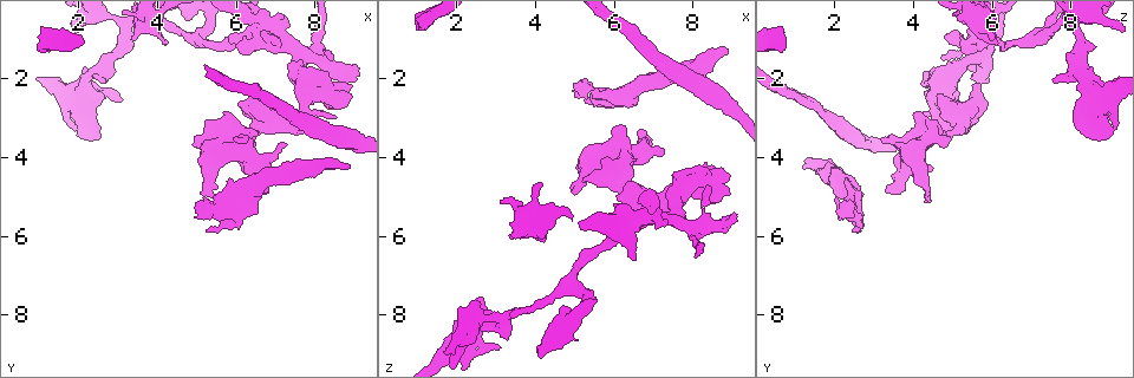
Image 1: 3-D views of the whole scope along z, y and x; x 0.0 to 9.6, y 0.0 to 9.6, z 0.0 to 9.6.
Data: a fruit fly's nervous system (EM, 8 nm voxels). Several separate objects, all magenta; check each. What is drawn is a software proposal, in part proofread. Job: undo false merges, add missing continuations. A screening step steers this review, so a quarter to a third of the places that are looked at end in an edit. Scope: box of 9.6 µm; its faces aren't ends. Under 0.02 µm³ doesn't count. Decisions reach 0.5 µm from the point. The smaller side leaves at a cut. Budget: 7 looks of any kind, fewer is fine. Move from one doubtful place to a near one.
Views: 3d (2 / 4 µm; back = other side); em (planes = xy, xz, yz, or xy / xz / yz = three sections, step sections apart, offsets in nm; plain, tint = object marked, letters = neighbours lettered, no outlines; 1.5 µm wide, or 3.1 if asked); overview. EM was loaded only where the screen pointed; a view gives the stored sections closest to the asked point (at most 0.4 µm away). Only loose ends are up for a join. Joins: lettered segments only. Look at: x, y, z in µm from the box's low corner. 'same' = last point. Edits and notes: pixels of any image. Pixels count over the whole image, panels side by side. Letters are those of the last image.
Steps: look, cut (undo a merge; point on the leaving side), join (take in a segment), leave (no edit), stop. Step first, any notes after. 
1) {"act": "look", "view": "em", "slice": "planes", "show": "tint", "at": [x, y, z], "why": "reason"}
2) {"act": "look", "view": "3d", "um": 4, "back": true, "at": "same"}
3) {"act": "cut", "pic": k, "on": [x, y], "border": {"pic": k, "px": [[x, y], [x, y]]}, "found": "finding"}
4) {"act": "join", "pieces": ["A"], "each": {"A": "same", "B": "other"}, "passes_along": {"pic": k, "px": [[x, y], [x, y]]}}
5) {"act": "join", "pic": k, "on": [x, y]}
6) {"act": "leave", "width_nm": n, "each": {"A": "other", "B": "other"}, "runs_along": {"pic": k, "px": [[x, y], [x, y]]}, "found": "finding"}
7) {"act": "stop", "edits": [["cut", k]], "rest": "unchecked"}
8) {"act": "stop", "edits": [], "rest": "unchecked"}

{"act": "look", "view": "3d", "um": 4, "back": true, "at": [8.95, 4.20, 1.30], "why": "branch stops here"}

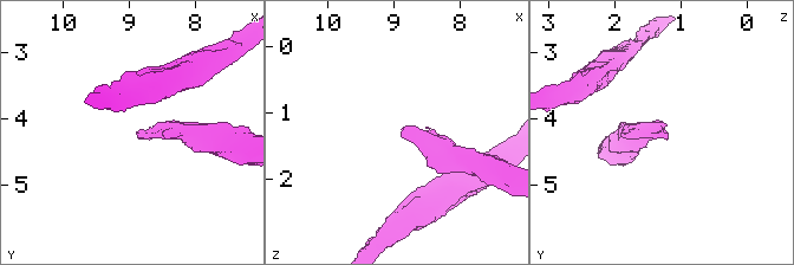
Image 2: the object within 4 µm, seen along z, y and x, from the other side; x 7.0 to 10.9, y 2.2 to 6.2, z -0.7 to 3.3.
{"act": "look", "view": "em", "slice": "xz", "step": 4, "show": "letters", "at": [8.85, 4.20, 1.25]}

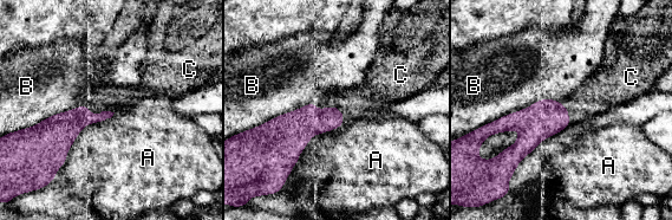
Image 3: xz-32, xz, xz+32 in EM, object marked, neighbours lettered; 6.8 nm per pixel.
{"act": "look", "view": "em", "slice": "planes", "show": "letters", "at": "same", "why": "cut it another way"}

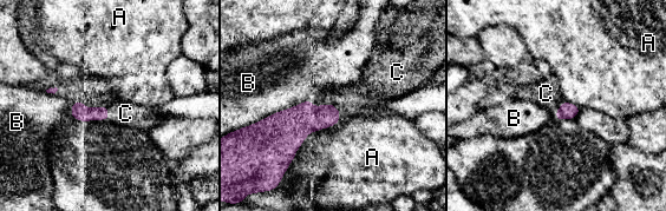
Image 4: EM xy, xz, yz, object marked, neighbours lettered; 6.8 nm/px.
{"act": "join", "pieces": ["C"], "longest_contact_nm": ["B", 440], "each": {"A": "other", "B": "other", "C": "same"}, "found": "the cell continues"}

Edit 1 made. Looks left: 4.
{"act": "look", "view": "3d", "um": 4, "at": [5.70, 2.80, 4.15], "why": "stops while still wide"}

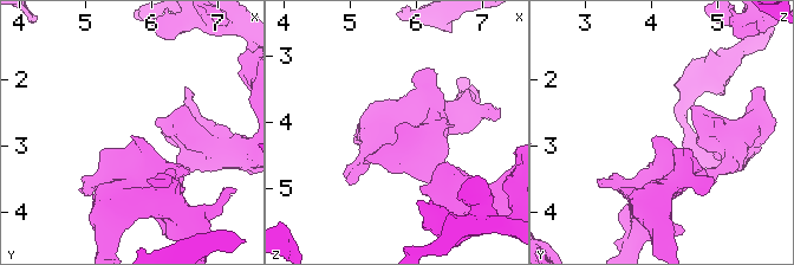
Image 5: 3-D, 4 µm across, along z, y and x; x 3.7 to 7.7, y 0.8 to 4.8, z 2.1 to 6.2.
{"act": "look", "view": "em", "slice": "planes", "show": "letters", "at": [5.65, 2.85, 4.15]}

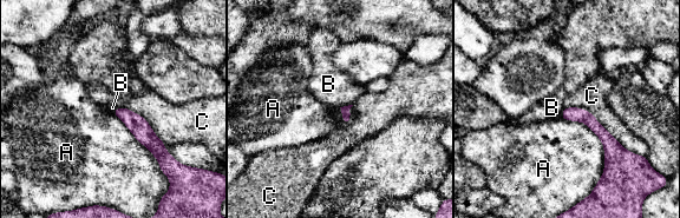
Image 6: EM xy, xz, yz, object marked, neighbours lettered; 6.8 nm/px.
{"act": "leave", "each": {"A": "other", "B": "other", "C": "other"}, "found": "none of them fits"}

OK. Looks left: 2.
{"act": "look", "view": "3d", "um": 4, "at": [6.65, 4.95, 3.30], "why": "an open end"}

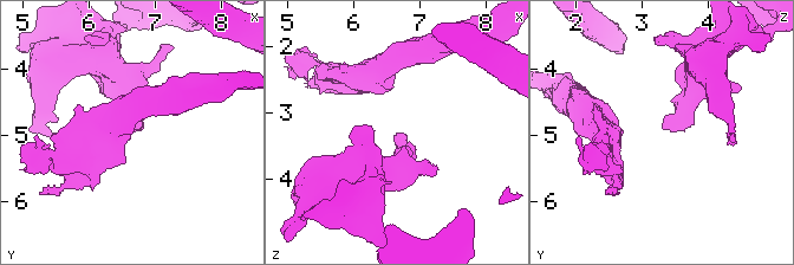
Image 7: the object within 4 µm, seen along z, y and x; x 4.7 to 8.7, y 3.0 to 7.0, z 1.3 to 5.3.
{"act": "look", "view": "em", "slice": "planes", "show": "letters", "at": [6.70, 4.95, 3.30]}

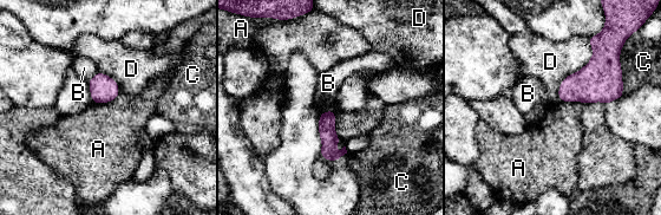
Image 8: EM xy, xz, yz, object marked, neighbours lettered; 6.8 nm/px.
{"act": "leave", "longest_contact_nm": ["D", 480], "each": {"A": "other", "B": "other", "C": "other", "D": "other"}, "border": {"pic": 8, "px": [[322, 111], [334, 111], [340, 138]]}, "found": "none of them fits"}

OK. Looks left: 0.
{"act": "stop", "edits": [["join", 4]], "rest": "unchecked"}

